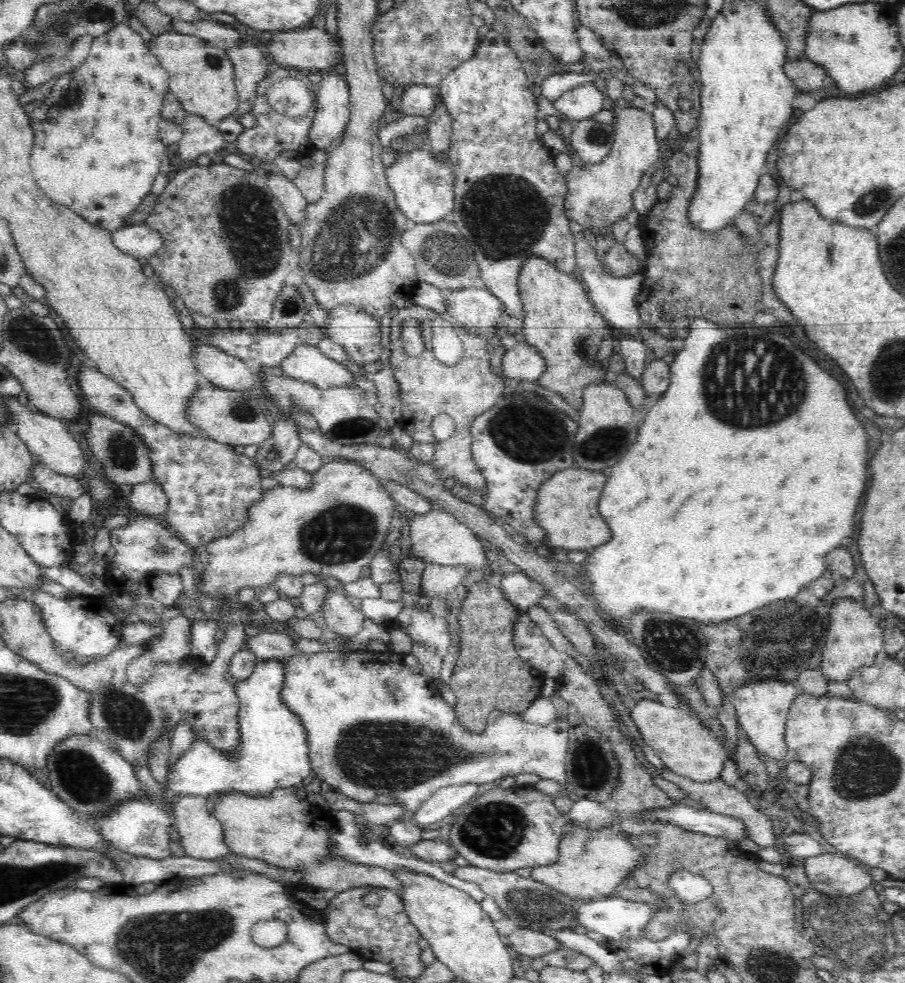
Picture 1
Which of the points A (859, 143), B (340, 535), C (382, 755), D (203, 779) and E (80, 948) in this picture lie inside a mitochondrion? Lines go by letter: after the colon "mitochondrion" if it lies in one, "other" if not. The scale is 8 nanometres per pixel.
A: other
B: mitochondrion
C: mitochondrion
D: other
E: other

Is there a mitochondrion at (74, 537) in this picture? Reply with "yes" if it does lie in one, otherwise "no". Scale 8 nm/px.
no

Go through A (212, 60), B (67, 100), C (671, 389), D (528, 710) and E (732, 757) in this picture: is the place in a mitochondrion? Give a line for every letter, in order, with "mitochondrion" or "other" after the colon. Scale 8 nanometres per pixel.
A: mitochondrion
B: other
C: other
D: other
E: other

